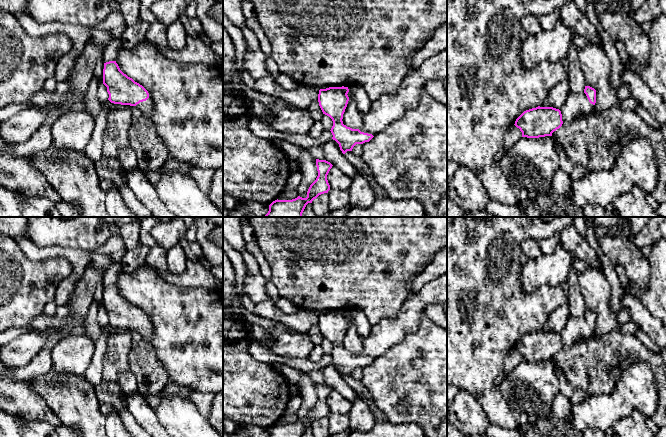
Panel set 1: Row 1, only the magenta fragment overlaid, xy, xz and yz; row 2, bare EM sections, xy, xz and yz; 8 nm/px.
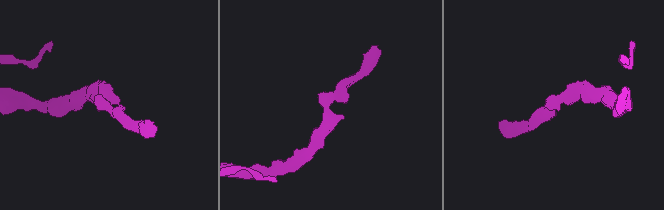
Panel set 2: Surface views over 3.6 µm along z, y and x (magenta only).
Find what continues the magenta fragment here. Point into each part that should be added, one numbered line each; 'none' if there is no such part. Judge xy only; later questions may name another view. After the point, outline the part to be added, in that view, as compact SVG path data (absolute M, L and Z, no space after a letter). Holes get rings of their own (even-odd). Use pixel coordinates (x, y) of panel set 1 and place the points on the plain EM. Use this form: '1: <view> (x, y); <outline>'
1: xy (146, 331); M150 319L146 325L140 326L136 330L142 335L143 341L150 343L153 335L153 326Z

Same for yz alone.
1: yz (575, 327); M568 316L566 324L560 332L563 347L576 344L579 337L592 337L594 329L591 328L584 316Z

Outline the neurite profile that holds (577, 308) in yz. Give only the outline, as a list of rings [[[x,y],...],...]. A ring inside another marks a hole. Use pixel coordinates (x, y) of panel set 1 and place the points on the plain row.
[[[572,267],[571,272],[568,276],[567,283],[569,285],[568,303],[569,303],[569,315],[573,317],[582,317],[585,313],[584,298],[580,293],[577,284],[577,271]]]

